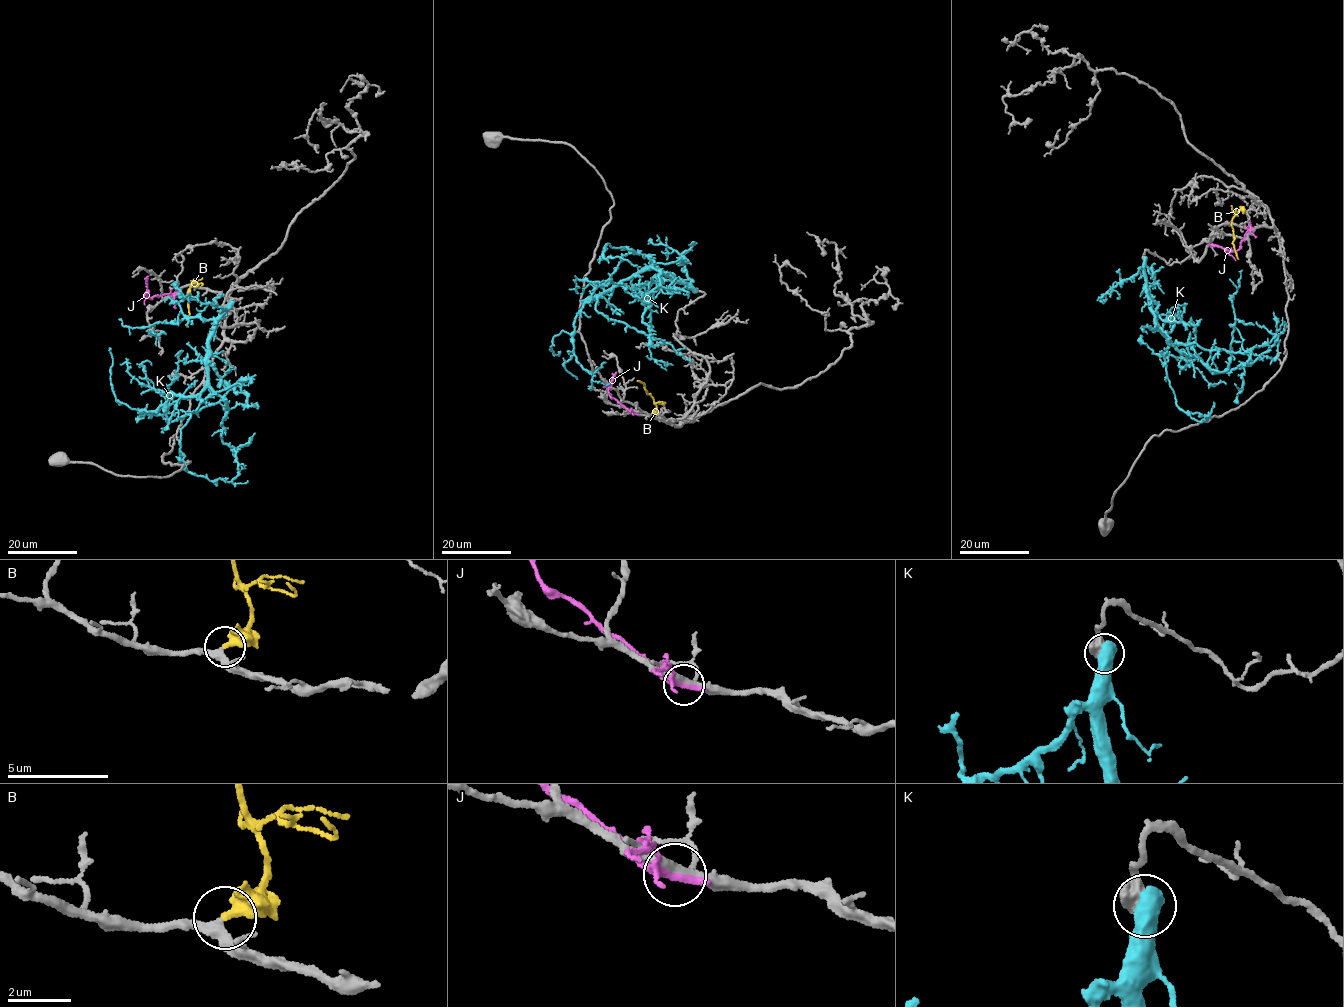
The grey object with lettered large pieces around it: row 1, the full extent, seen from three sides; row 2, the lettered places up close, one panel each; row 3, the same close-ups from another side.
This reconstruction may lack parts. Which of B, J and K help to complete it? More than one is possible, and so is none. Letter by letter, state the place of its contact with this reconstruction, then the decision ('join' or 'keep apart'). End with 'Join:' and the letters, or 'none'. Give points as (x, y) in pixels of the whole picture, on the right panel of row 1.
B: (1245, 211) | join
J: (1250, 225) | keep apart
K: (1145, 259) | keep apart
Join: B

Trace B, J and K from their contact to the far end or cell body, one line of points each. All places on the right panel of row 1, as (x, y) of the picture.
B: (1245, 211), (1237, 212), (1231, 223), (1238, 259)
J: (1250, 225), (1238, 250), (1227, 251), (1208, 244)
K: (1145, 259), (1154, 323), (1177, 350), (1187, 357), (1195, 356), (1216, 373), (1250, 363), (1238, 329), (1229, 324)

